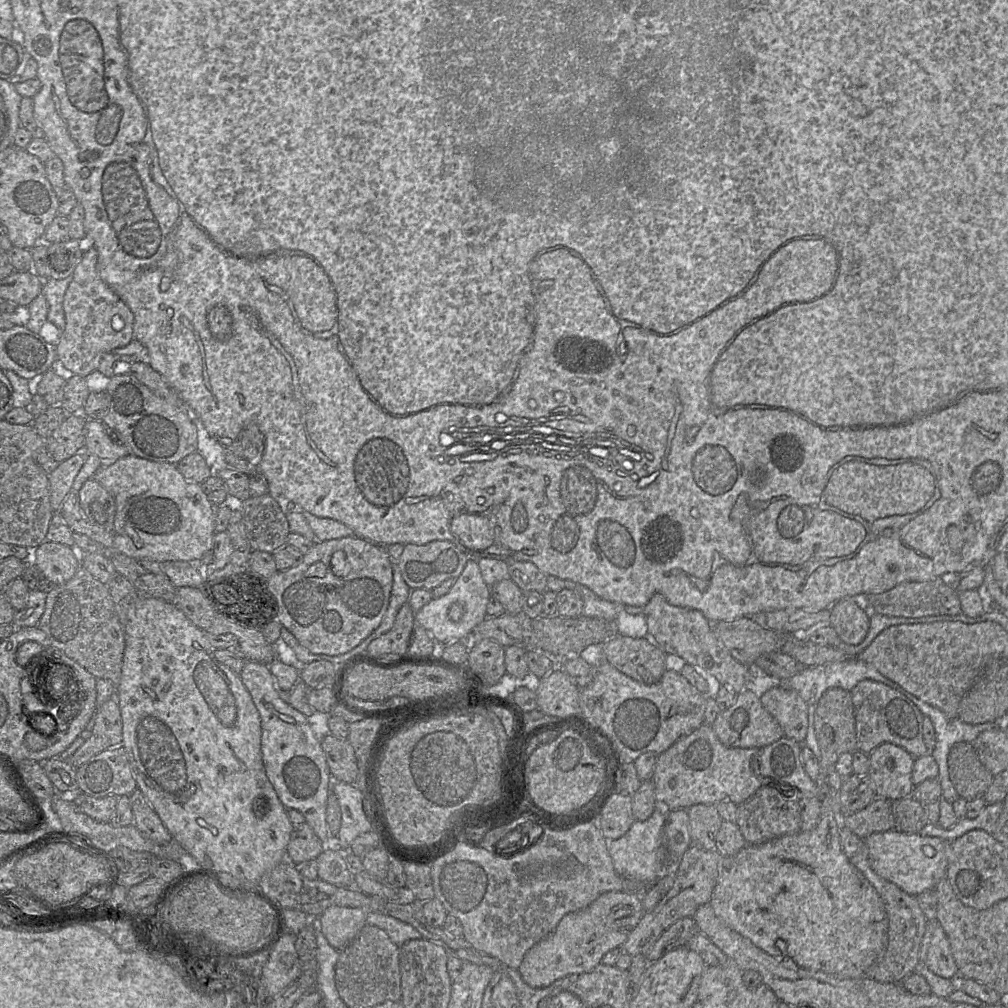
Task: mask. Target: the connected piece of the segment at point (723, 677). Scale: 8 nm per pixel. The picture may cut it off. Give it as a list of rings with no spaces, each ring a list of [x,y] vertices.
[[[656,593],[643,607],[643,614],[647,620],[648,638],[666,654],[678,655],[701,674],[714,676],[736,694],[745,689],[746,682],[750,681],[749,666],[731,656],[717,638],[713,624],[699,610],[671,605],[663,595]]]

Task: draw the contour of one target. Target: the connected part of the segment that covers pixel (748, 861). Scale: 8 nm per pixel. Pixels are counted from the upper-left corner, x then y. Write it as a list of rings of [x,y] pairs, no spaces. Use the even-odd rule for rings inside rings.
[[[830,688],[821,696],[814,715],[815,736],[821,751],[819,760],[819,774],[815,781],[820,788],[819,799],[821,801],[822,812],[821,818],[817,826],[805,832],[785,835],[775,838],[760,845],[747,845],[736,855],[723,857],[720,862],[720,871],[717,883],[714,887],[709,904],[712,906],[716,916],[720,918],[728,927],[738,932],[742,936],[748,938],[755,946],[762,949],[771,956],[783,959],[783,961],[795,964],[801,968],[811,971],[821,971],[842,978],[868,978],[866,972],[875,963],[875,961],[884,952],[888,942],[888,916],[885,905],[880,895],[866,877],[849,861],[845,855],[840,842],[840,826],[839,817],[839,791],[831,789],[828,785],[828,776],[835,770],[835,765],[839,757],[843,753],[853,753],[857,749],[855,712],[850,691],[841,688]]]

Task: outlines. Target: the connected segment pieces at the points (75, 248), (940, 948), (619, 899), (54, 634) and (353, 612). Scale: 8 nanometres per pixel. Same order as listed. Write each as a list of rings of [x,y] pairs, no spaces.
[[[67,240],[66,243],[48,244],[47,266],[48,278],[65,279],[73,274],[75,267],[81,261],[83,252],[92,245],[91,240]]]
[[[939,925],[933,931],[924,964],[935,975],[957,981],[958,970],[950,944],[943,928]]]
[[[605,892],[586,908],[566,914],[552,933],[525,953],[518,972],[532,988],[545,988],[566,976],[589,972],[601,963],[607,952],[622,947],[643,914],[641,896]]]
[[[81,566],[69,581],[62,585],[53,585],[53,588],[47,593],[44,613],[37,627],[45,632],[54,647],[75,660],[97,679],[104,678],[110,680],[116,691],[121,678],[125,634],[107,585],[94,578]]]
[[[357,536],[315,542],[313,547],[304,555],[303,561],[298,566],[286,571],[277,570],[267,579],[268,589],[278,603],[277,620],[284,628],[294,635],[300,645],[313,654],[337,656],[345,654],[357,647],[365,638],[377,629],[382,622],[390,603],[393,586],[393,569],[386,547],[388,546],[380,546]]]

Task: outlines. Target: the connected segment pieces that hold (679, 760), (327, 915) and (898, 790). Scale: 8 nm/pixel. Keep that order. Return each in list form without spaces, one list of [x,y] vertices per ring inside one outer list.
[[[704,723],[691,733],[680,737],[658,755],[652,776],[655,798],[659,807],[667,811],[687,809],[696,804],[716,805],[721,801],[740,805],[756,793],[762,784],[762,779],[760,749],[727,747],[719,741],[711,725]]]
[[[331,906],[317,918],[318,927],[333,948],[343,950],[367,924],[366,914],[363,908]]]
[[[883,743],[869,754],[868,776],[876,786],[877,796],[896,801],[912,796],[912,769],[915,758],[906,750],[891,743]]]

